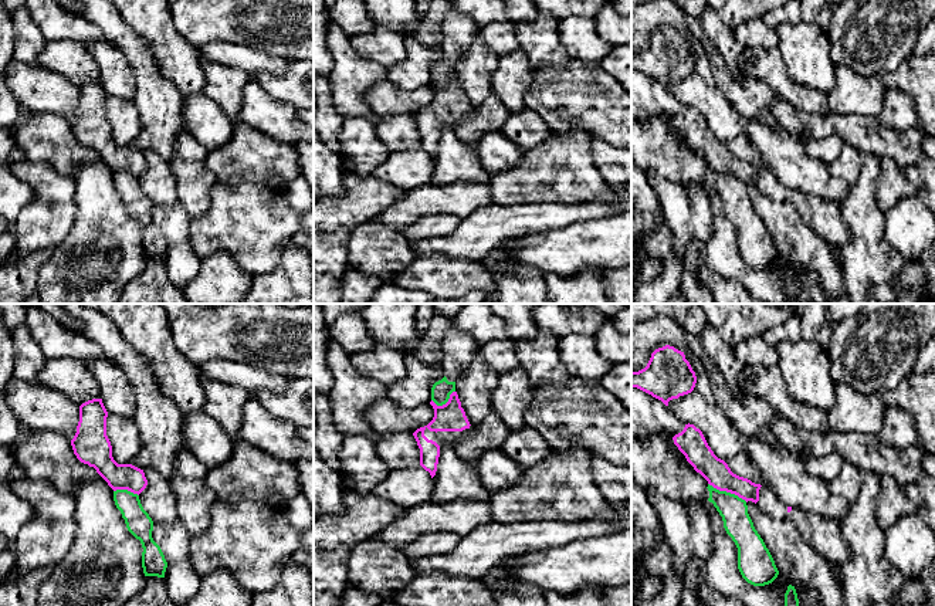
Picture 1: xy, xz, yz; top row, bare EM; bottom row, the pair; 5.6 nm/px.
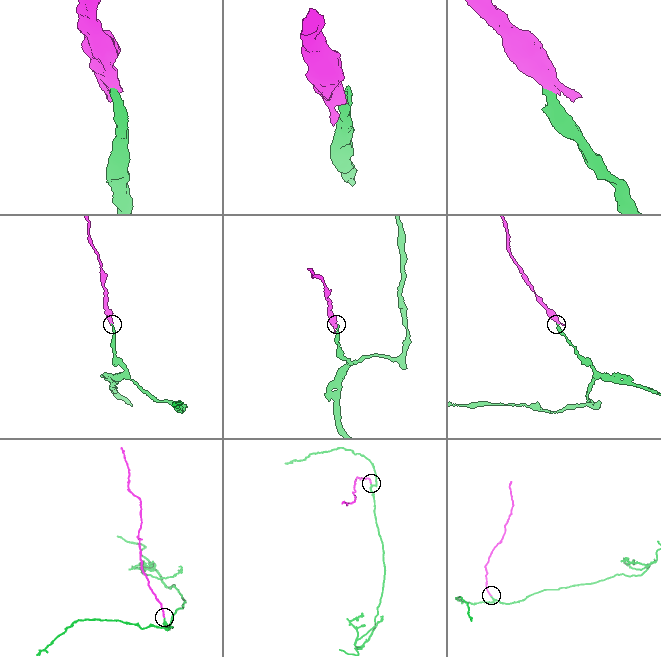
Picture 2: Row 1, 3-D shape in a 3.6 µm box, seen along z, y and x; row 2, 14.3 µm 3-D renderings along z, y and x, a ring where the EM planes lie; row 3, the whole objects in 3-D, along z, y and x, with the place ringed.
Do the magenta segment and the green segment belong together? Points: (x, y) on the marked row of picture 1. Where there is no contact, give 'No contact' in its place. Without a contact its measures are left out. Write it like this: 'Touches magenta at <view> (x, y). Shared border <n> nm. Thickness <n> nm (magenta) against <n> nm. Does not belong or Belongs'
Touches magenta at yz (728, 491). Shared border 240 nm. Thickness 150 nm (magenta) against 160 nm. Does not belong

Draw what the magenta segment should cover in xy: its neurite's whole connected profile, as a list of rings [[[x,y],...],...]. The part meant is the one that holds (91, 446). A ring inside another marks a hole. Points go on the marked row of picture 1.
[[[92,399],[79,406],[79,422],[71,446],[77,458],[94,467],[96,473],[116,490],[140,494],[148,480],[143,470],[132,464],[118,464],[112,457],[112,446],[106,436],[108,412],[102,399]]]

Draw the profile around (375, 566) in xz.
[[[370,536],[352,546],[349,555],[349,583],[363,592],[376,593],[383,600],[402,590],[413,579],[410,559],[402,549]]]

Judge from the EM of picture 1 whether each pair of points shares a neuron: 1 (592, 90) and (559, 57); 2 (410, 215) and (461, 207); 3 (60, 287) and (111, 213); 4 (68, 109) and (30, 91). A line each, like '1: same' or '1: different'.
1: different
2: same
3: same
4: same

